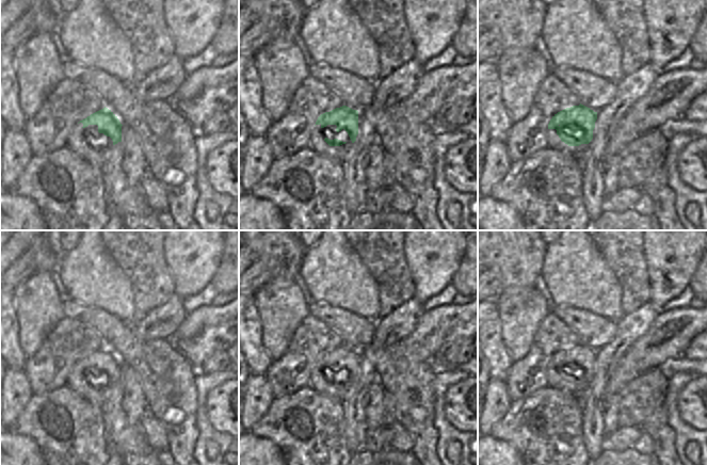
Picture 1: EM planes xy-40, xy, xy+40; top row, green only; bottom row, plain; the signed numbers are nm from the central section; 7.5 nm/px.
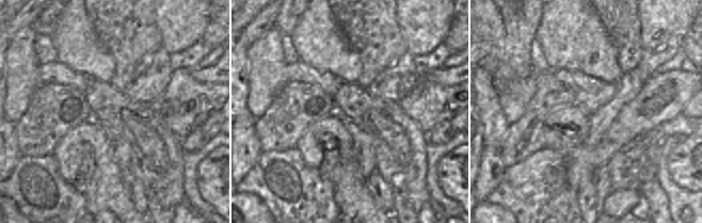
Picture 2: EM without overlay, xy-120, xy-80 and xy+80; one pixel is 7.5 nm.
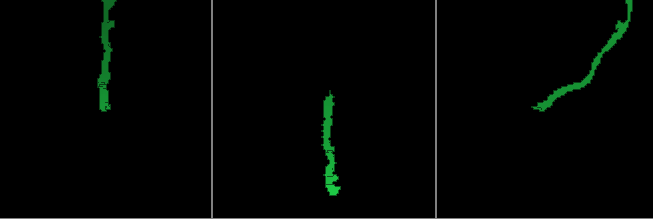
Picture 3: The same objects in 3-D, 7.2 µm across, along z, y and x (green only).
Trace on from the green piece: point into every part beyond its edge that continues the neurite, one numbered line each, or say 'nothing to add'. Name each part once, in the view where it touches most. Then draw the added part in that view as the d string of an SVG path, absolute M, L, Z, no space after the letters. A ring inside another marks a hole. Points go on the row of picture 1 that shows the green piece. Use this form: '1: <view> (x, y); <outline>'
1: xy (317, 143); M321 124L316 125L309 134L309 147L334 161L342 161L348 149L353 144L348 132L342 129L341 131L336 131L336 125L327 125L322 128ZM324 139L330 140L338 139L343 142L340 146L330 146Z

